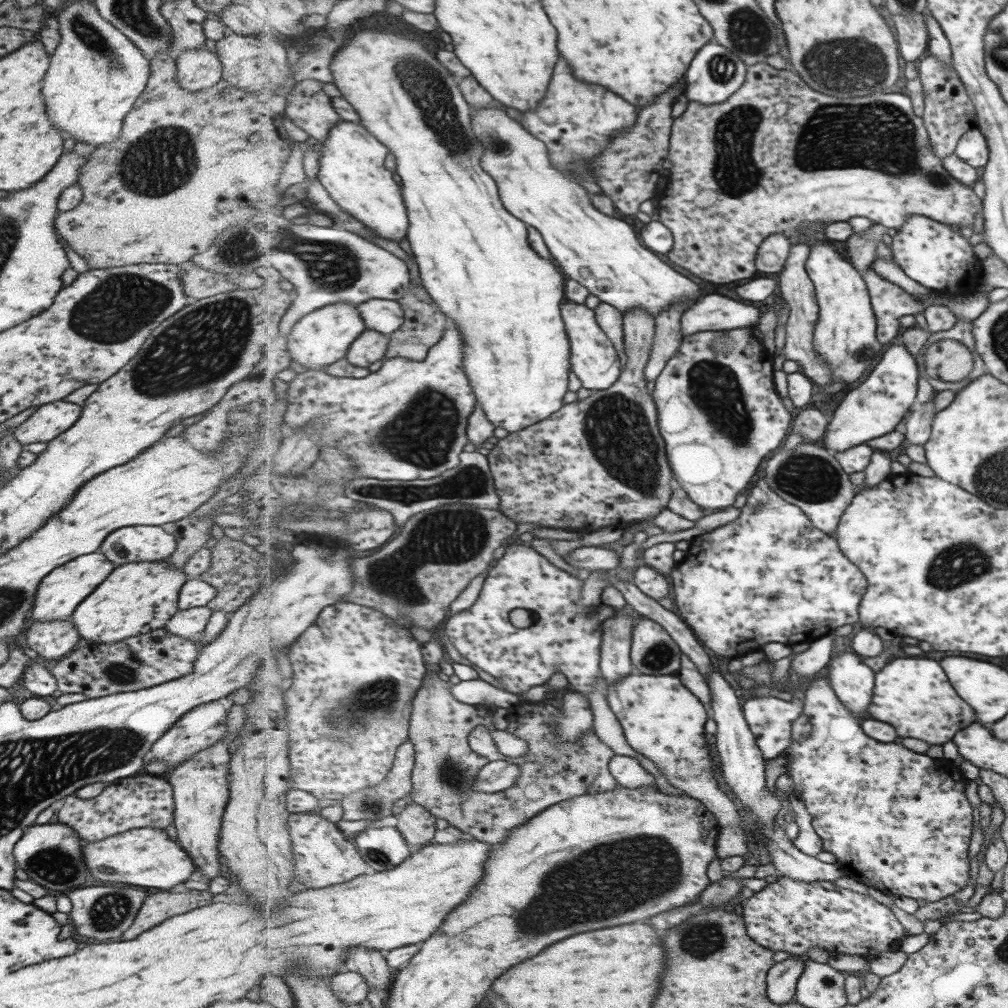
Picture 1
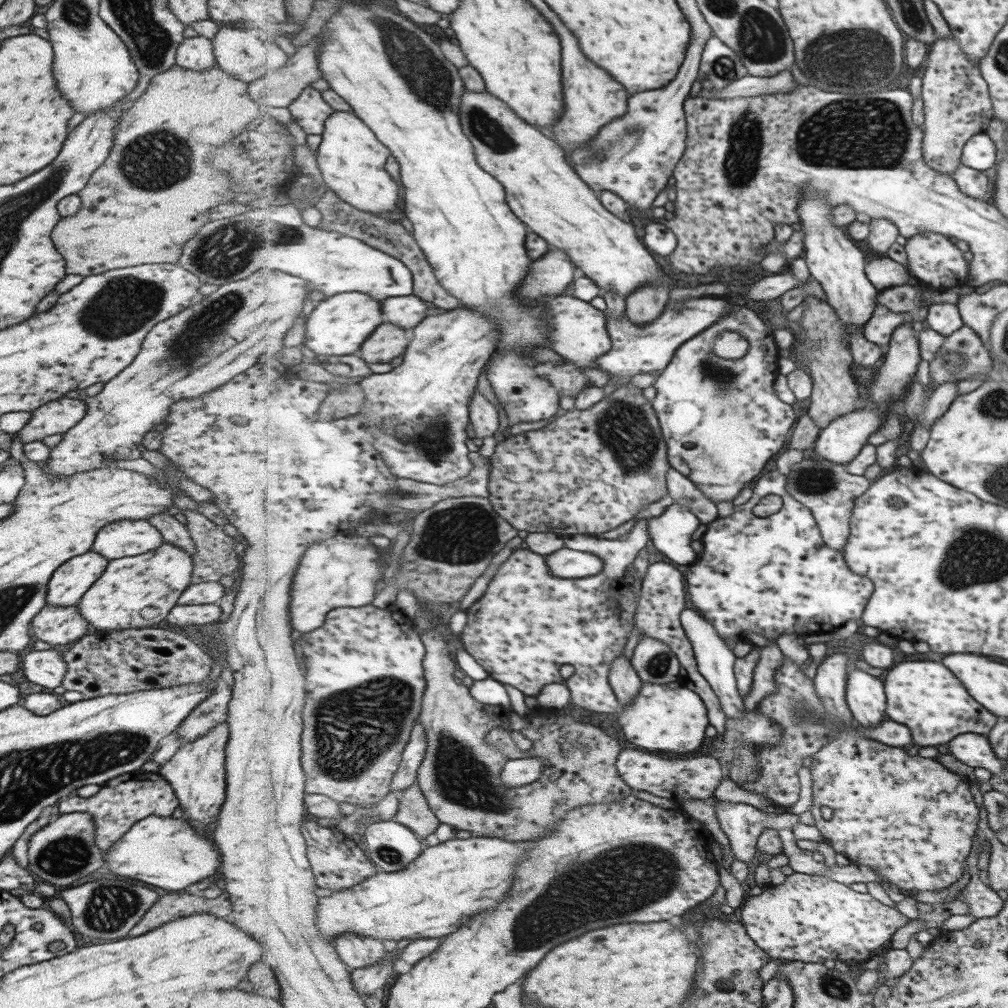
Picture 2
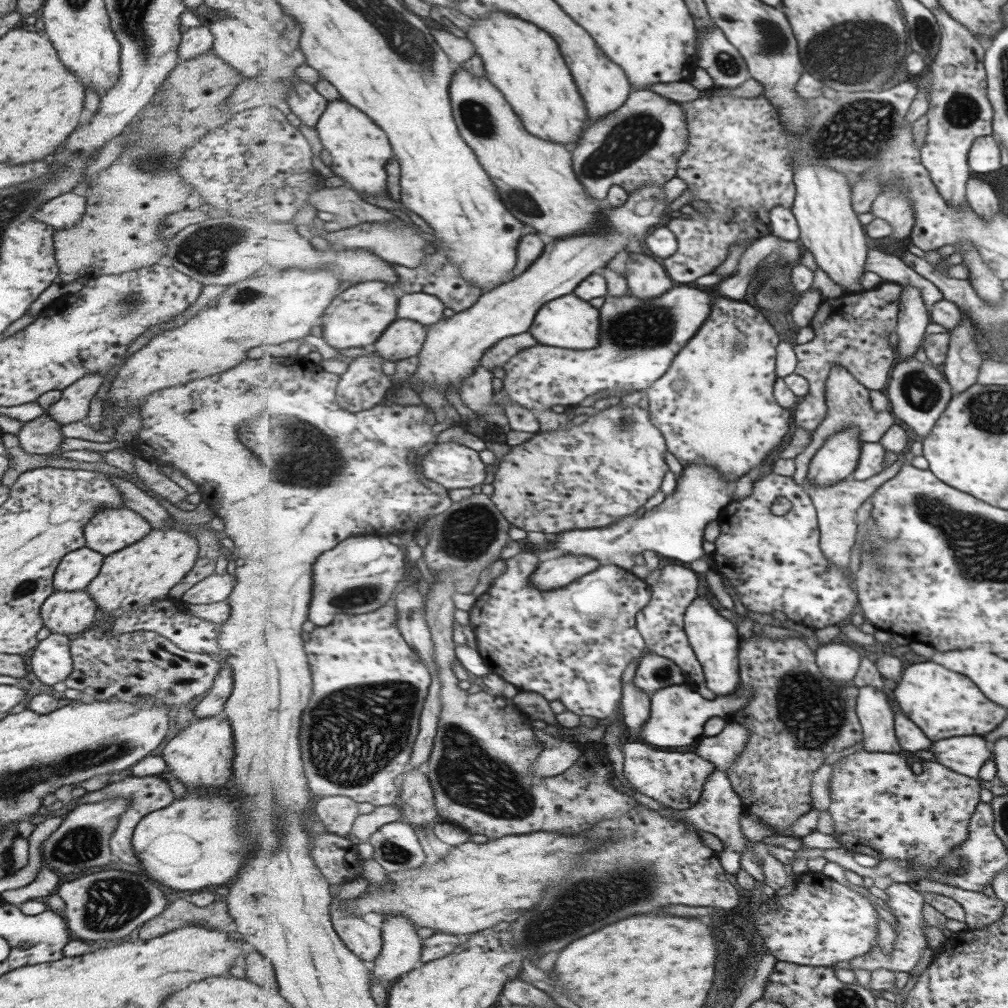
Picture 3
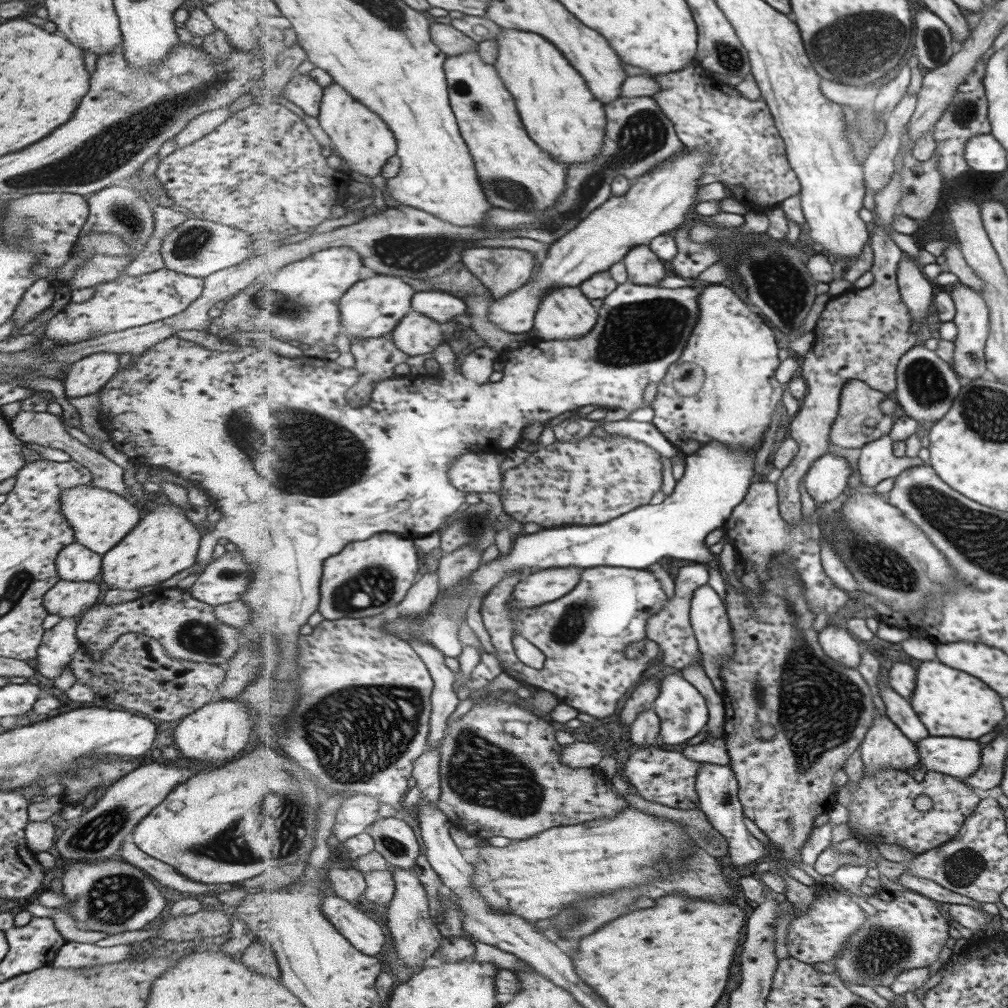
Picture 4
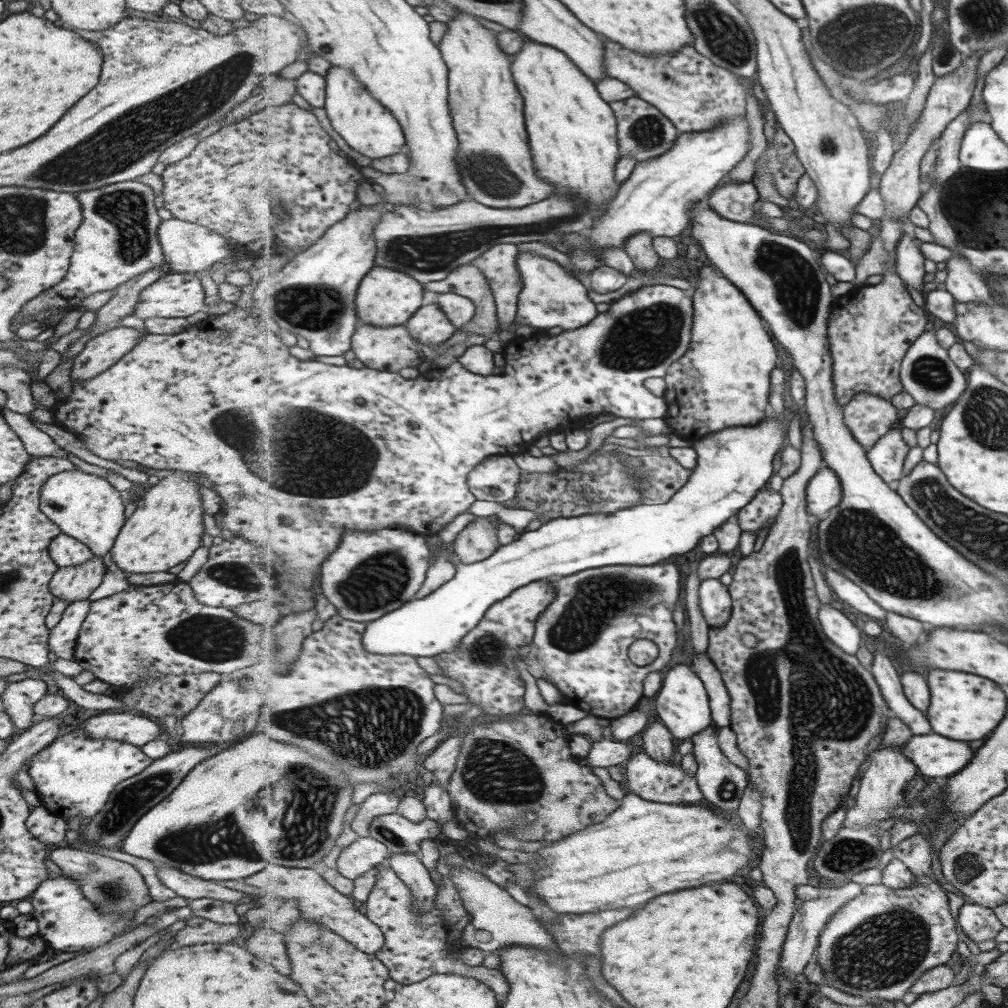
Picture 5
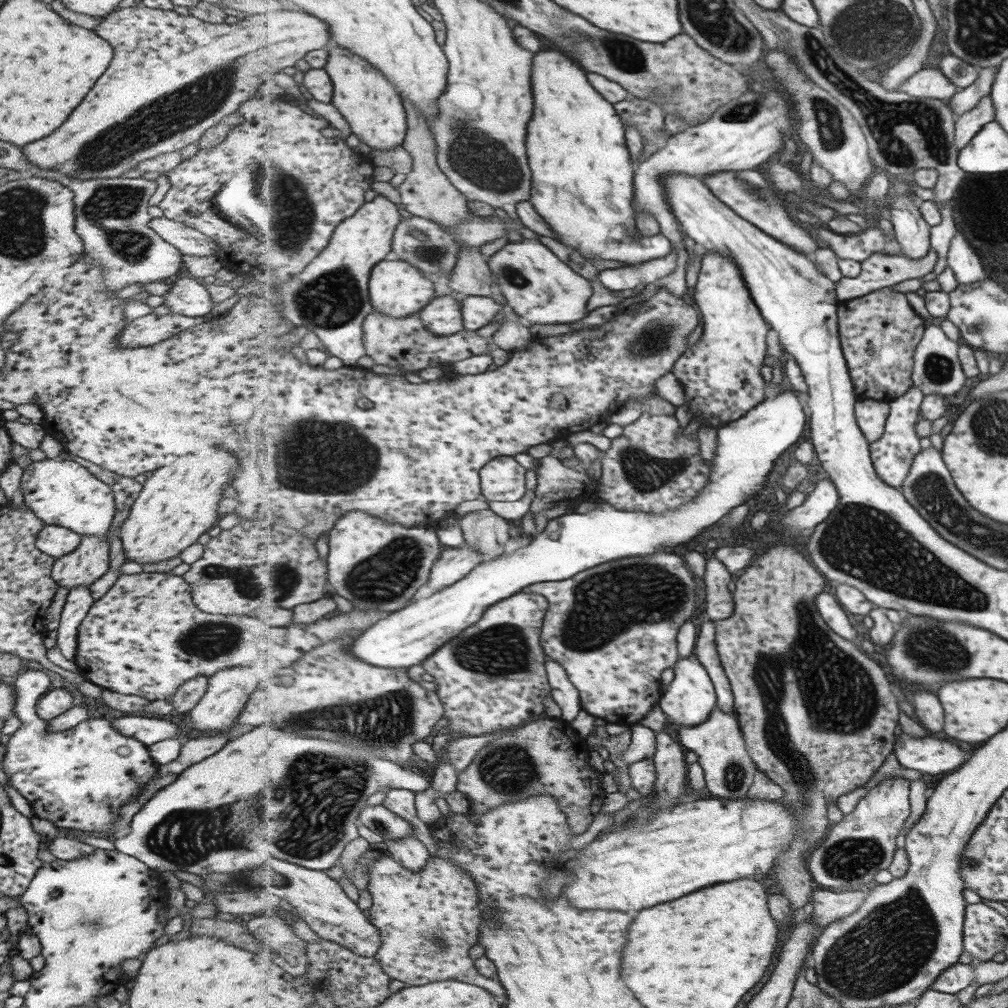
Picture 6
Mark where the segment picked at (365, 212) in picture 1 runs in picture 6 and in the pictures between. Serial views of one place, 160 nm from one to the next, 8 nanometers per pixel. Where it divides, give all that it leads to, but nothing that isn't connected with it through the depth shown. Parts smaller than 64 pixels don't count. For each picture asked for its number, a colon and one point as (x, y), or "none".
2: (351, 158)
3: (360, 149)
4: (365, 141)
5: (365, 123)
6: (371, 105)

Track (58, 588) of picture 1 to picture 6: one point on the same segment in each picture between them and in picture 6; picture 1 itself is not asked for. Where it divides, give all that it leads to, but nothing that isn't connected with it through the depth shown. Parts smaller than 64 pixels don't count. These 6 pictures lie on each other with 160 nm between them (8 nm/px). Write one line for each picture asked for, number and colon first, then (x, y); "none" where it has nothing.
2: (68, 582)
3: (75, 570)
4: (73, 562)
5: (64, 550)
6: (52, 540)

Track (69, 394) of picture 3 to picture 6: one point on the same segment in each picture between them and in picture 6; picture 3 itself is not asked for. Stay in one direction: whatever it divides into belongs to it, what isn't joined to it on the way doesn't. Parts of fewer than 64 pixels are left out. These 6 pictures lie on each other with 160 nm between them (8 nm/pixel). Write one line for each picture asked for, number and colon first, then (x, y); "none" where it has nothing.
4: (87, 375)
5: (99, 353)
6: (149, 329)

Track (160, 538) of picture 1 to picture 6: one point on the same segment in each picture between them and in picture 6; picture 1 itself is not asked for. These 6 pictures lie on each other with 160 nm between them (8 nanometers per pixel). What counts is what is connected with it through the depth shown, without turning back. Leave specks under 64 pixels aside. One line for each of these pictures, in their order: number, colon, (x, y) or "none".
2: (119, 538)
3: (111, 529)
4: (99, 518)
5: (85, 506)
6: (57, 491)

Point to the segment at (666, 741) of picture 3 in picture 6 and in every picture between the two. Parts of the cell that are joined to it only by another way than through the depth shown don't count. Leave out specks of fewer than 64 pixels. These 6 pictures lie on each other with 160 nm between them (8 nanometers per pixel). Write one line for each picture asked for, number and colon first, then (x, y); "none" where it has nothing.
4: (684, 712)
5: (683, 703)
6: (691, 697)

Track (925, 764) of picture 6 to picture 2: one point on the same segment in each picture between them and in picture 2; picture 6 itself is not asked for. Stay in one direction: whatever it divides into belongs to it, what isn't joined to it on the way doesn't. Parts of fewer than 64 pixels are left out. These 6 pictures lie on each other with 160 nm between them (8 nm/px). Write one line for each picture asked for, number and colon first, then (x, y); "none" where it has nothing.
2: (972, 749)
3: (964, 754)
4: (954, 757)
5: (936, 756)

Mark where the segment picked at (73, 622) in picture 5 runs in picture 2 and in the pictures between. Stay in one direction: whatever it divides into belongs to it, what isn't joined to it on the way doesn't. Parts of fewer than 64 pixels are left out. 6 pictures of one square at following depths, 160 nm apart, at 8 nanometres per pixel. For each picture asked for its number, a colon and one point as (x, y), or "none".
2: (46, 667)
3: (50, 661)
4: (57, 645)

